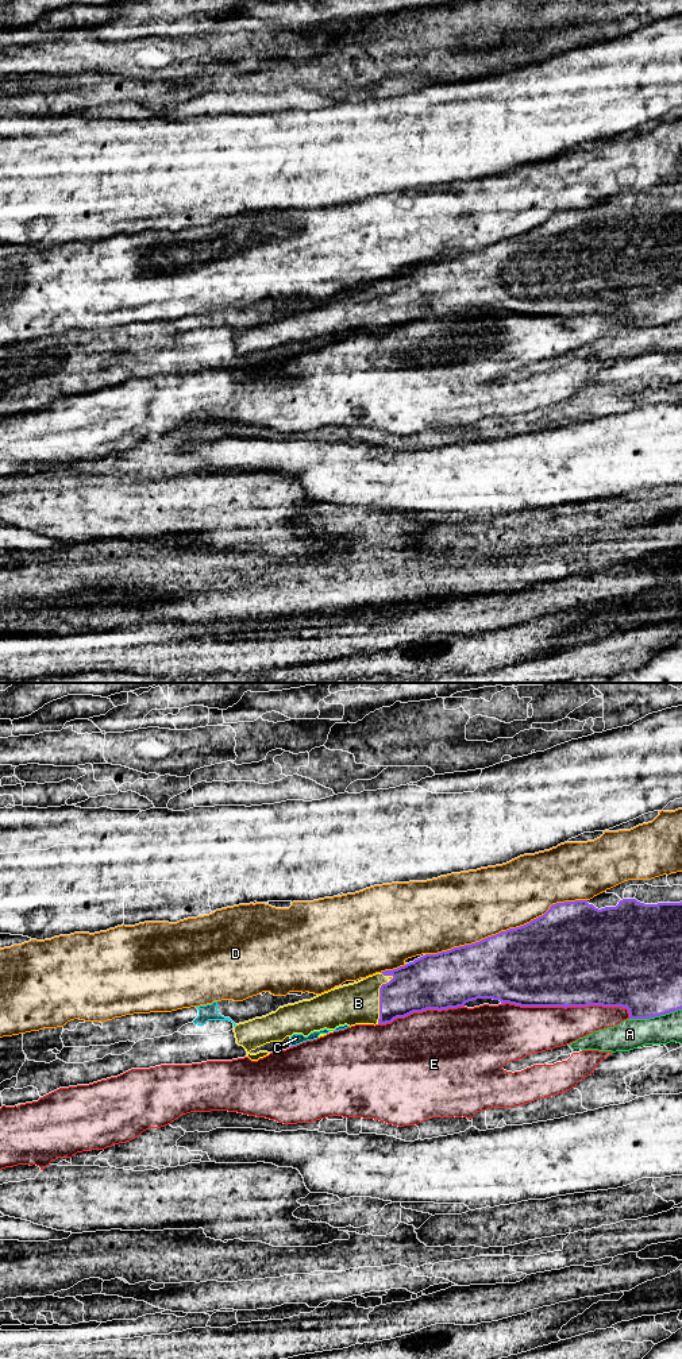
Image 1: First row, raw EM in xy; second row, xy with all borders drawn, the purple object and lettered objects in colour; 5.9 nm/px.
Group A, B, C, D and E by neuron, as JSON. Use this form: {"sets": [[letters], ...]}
{"sets": [["A"], ["B"], ["C"], ["D"], ["E"]]}

